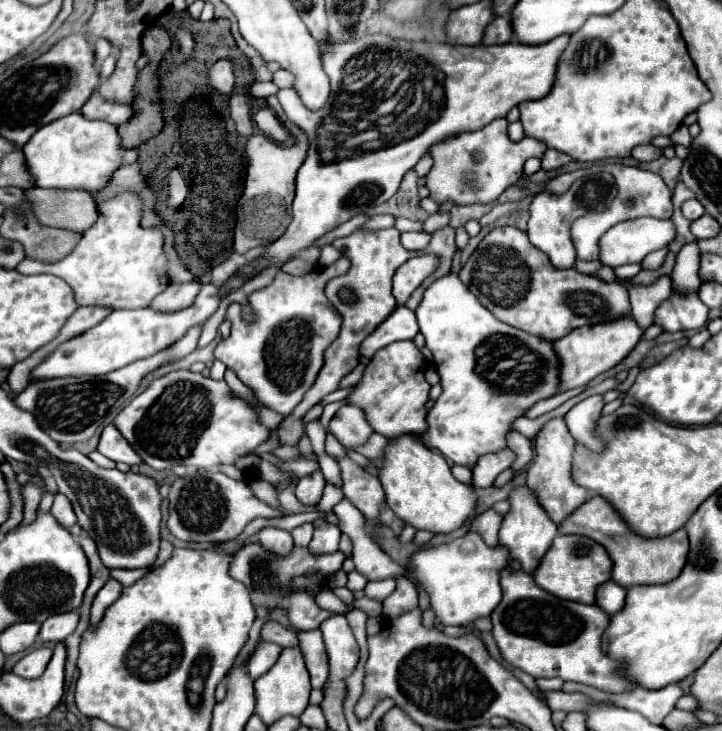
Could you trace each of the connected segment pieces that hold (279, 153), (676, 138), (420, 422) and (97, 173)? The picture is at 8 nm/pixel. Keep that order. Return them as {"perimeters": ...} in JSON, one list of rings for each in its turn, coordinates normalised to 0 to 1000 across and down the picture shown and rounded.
{"perimeters":[[[[381,130],[370,133],[370,141],[392,166],[392,171],[398,174],[403,190],[403,198],[389,198],[389,196],[378,196],[370,187],[348,187],[339,198],[339,218],[342,218],[342,239],[339,239],[339,261],[334,267],[334,272],[328,275],[325,291],[328,291],[328,308],[325,308],[325,343],[328,346],[342,346],[350,338],[359,335],[375,335],[378,330],[384,330],[400,311],[403,305],[403,275],[409,267],[409,239],[411,231],[417,228],[417,223],[422,220],[425,212],[425,193],[422,185],[406,174],[398,160],[389,155],[386,149],[386,138]]],[[[945,170],[935,182],[929,186],[931,193],[935,197],[946,198],[954,202],[958,197],[960,189],[956,186],[953,174]]],[[[550,466],[530,477],[525,477],[511,499],[500,521],[489,529],[486,540],[478,546],[503,560],[511,581],[533,595],[558,595],[558,592],[589,592],[591,590],[591,557],[597,527],[589,521],[589,491],[586,483],[575,475],[572,466]]],[[[96,155],[82,166],[57,174],[32,201],[37,228],[51,245],[51,256],[87,256],[137,261],[151,239],[168,228],[168,201],[162,176],[145,166],[120,166],[112,155]]]]}

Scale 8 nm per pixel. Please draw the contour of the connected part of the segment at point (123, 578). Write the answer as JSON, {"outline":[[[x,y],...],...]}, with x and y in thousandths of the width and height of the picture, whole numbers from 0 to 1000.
{"outline":[[[154,778],[154,789],[162,792],[168,800],[184,800],[184,795],[190,795],[201,784],[204,781],[198,778]]]}

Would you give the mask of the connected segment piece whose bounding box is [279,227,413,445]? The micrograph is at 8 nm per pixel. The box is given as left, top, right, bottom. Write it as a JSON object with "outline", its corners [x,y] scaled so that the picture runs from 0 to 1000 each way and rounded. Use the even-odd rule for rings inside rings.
{"outline":[[[547,311],[542,313],[528,313],[528,316],[517,316],[517,319],[506,319],[506,316],[492,316],[475,327],[464,327],[461,338],[467,343],[472,343],[483,357],[486,365],[478,376],[461,379],[453,393],[450,393],[450,406],[461,415],[461,420],[472,428],[475,434],[475,445],[472,445],[472,456],[470,461],[456,472],[456,477],[450,480],[450,499],[442,508],[442,516],[436,521],[436,527],[428,532],[428,538],[422,540],[422,546],[417,549],[417,557],[411,557],[389,581],[386,581],[386,595],[389,595],[389,606],[392,609],[409,609],[414,603],[414,598],[420,595],[420,576],[417,570],[436,554],[442,551],[453,538],[464,535],[472,516],[486,510],[492,505],[492,499],[497,497],[497,472],[503,469],[503,464],[508,458],[514,458],[525,442],[530,442],[550,420],[547,406],[542,404],[542,379],[547,373],[547,368],[553,363],[558,363],[564,354],[572,352],[572,343],[564,343],[555,338],[553,332],[553,316]],[[472,393],[483,393],[492,398],[494,404],[494,415],[481,417],[475,412],[470,412],[467,398]]]}

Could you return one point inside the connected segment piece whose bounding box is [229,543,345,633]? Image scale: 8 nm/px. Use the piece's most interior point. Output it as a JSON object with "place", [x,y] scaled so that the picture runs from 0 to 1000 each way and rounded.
{"place":[373,791]}

